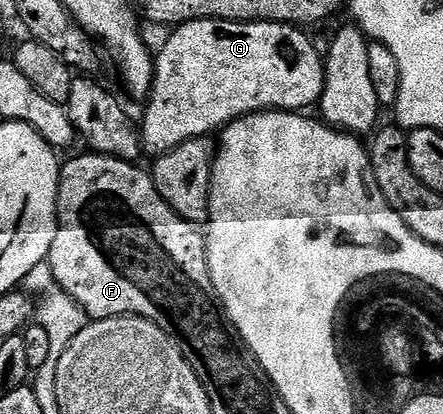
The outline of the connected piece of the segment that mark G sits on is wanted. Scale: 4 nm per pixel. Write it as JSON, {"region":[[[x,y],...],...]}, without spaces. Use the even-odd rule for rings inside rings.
{"region":[[[188,20],[185,24],[179,24],[174,32],[166,40],[166,45],[159,50],[154,60],[154,79],[148,88],[148,99],[145,101],[146,113],[140,119],[140,135],[142,137],[143,153],[150,158],[157,158],[166,152],[171,152],[176,146],[180,146],[185,140],[197,140],[209,137],[209,132],[217,133],[225,129],[227,124],[234,123],[242,116],[255,114],[286,113],[298,114],[303,110],[319,103],[322,99],[322,91],[326,85],[326,65],[321,51],[314,49],[314,44],[305,36],[301,27],[293,24],[277,24],[271,20]]]}

